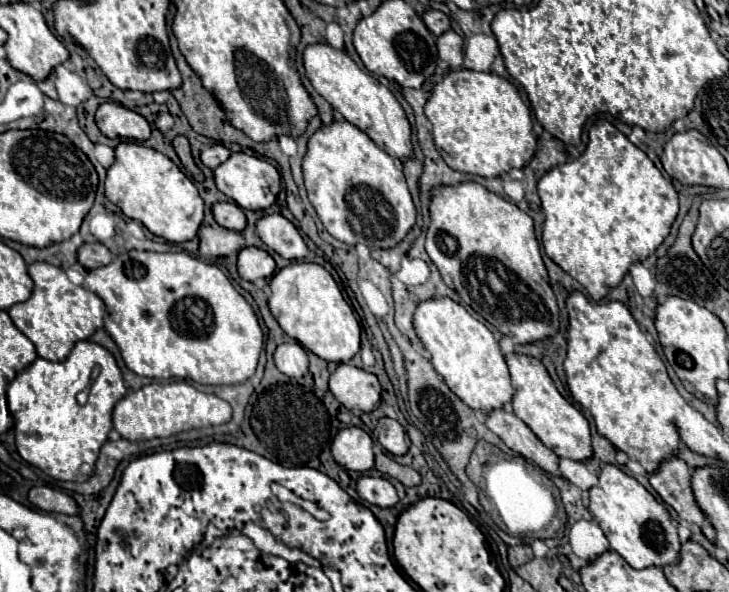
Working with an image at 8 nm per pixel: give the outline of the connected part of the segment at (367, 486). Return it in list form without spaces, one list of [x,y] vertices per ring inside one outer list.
[[[361,476],[357,480],[357,494],[379,508],[393,508],[399,502],[393,484],[381,476]]]

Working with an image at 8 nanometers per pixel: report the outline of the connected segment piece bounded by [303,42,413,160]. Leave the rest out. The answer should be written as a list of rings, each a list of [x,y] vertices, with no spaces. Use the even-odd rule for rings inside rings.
[[[309,44],[303,50],[303,66],[305,66],[305,74],[311,82],[311,86],[317,90],[317,94],[321,94],[331,106],[333,110],[337,110],[339,114],[343,114],[343,118],[351,124],[355,124],[357,128],[361,128],[363,132],[367,132],[367,136],[389,156],[395,156],[399,160],[411,158],[411,126],[409,120],[401,108],[401,104],[397,102],[397,98],[391,94],[391,90],[387,86],[383,86],[377,78],[373,78],[371,74],[363,72],[351,58],[347,52],[337,50],[329,44]]]

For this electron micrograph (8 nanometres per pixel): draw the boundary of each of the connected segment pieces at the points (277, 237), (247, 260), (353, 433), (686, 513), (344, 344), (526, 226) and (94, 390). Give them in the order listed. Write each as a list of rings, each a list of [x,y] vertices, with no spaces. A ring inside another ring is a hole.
[[[281,214],[259,218],[257,234],[271,250],[275,250],[279,256],[287,260],[301,260],[309,252],[297,228]]]
[[[243,248],[239,252],[239,262],[237,262],[239,276],[247,282],[255,282],[257,278],[269,278],[275,272],[275,262],[273,258],[261,250],[261,248]]]
[[[343,428],[331,444],[331,454],[339,466],[353,472],[367,472],[375,466],[373,440],[361,428]]]
[[[675,456],[669,460],[661,460],[659,468],[653,474],[649,474],[649,484],[655,488],[655,492],[663,498],[665,504],[675,508],[675,512],[683,520],[693,522],[697,526],[709,526],[705,514],[695,504],[689,480],[691,468]]]
[[[293,262],[279,270],[271,280],[269,310],[283,328],[301,346],[327,362],[349,362],[359,352],[361,326],[351,306],[343,300],[333,276],[319,264]]]
[[[465,180],[457,186],[435,186],[429,198],[429,228],[425,234],[425,250],[437,266],[441,278],[453,288],[465,304],[493,324],[503,336],[515,344],[539,342],[551,338],[559,330],[559,308],[549,286],[549,276],[533,232],[533,220],[505,198],[489,192],[477,182]]]
[[[91,340],[77,342],[63,362],[37,358],[7,388],[7,404],[15,422],[17,452],[25,462],[41,468],[55,480],[85,482],[87,476],[79,472],[81,464],[95,466],[99,450],[113,428],[113,406],[125,394],[127,388],[113,354]],[[95,366],[99,366],[99,376],[89,388],[87,404],[81,406],[75,396],[89,386]]]

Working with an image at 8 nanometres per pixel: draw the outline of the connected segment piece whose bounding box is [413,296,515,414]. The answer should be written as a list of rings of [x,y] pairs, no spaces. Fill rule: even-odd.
[[[449,296],[419,302],[413,314],[413,328],[425,350],[431,354],[431,364],[437,374],[469,408],[487,414],[489,410],[503,408],[511,402],[515,390],[497,340],[489,328],[475,320],[460,302]]]

